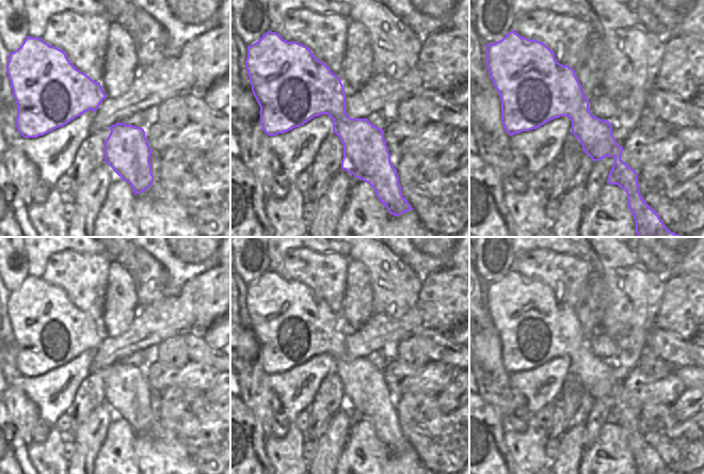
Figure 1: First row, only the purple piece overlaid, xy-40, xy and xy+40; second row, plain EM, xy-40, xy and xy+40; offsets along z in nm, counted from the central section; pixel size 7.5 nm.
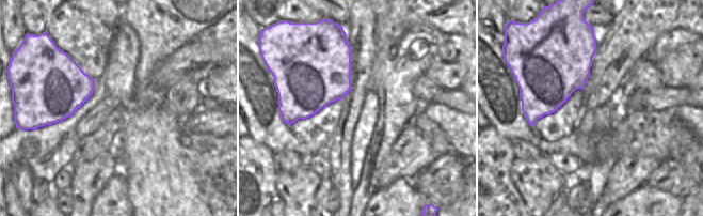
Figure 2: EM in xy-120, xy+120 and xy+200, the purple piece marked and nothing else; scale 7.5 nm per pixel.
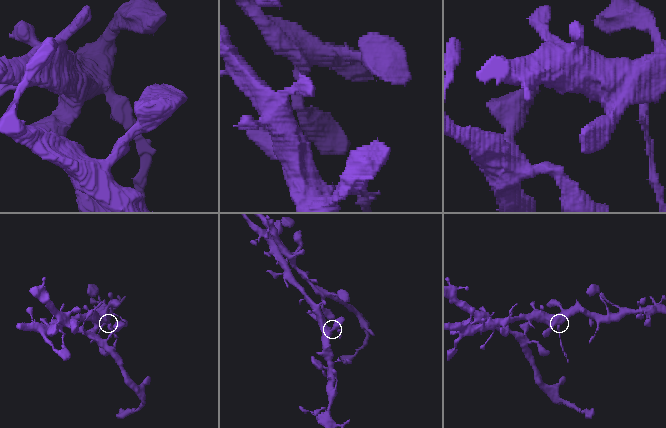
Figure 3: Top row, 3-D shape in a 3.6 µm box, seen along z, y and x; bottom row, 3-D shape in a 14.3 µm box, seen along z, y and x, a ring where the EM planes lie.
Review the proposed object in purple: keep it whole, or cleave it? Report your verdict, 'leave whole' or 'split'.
split

